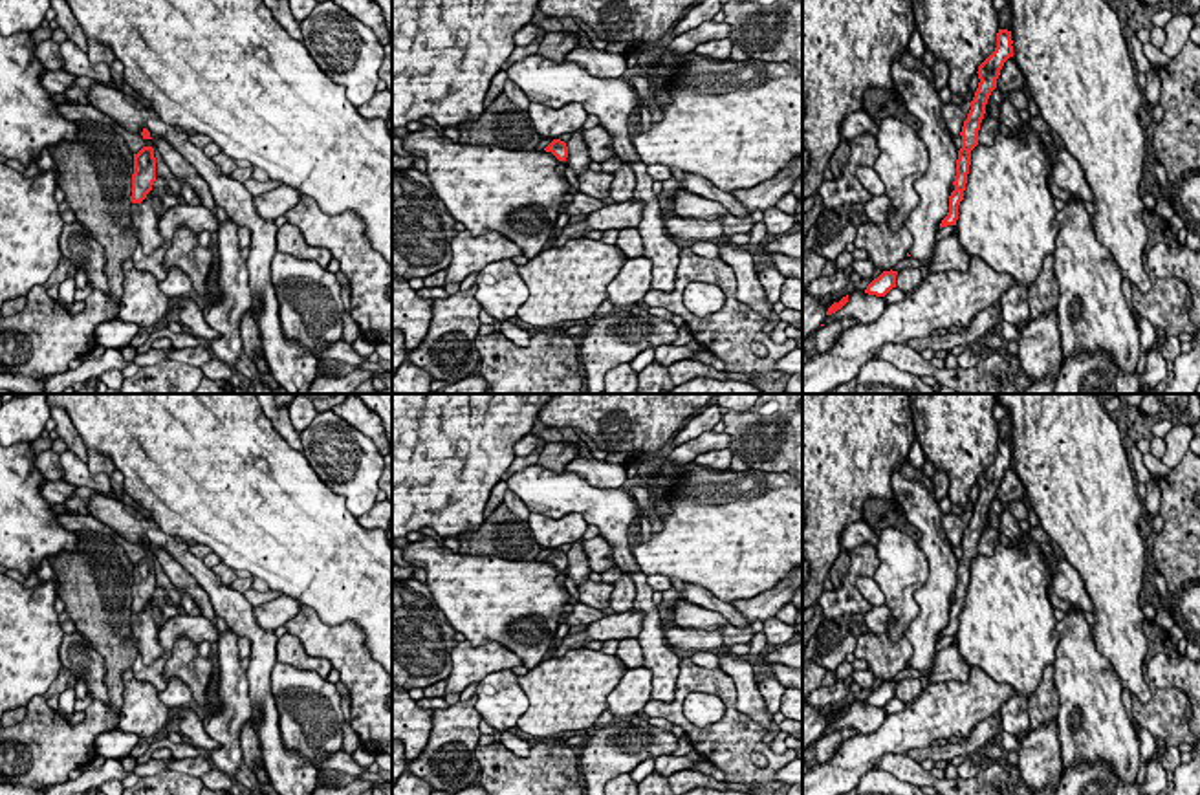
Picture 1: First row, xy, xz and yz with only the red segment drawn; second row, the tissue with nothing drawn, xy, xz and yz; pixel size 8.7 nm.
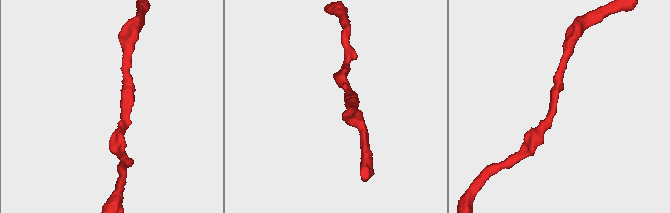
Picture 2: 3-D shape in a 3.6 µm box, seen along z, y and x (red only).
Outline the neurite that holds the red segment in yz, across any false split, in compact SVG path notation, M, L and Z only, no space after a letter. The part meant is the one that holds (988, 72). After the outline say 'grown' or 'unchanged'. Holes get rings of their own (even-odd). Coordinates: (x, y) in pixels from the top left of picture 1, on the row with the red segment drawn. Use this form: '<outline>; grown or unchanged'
M998 29L997 33L997 48L995 51L978 66L978 88L975 92L975 97L971 101L971 110L967 114L967 119L962 126L962 148L958 150L956 159L956 176L955 176L955 191L949 196L949 212L942 220L940 229L947 225L956 225L958 220L958 205L964 200L964 191L967 183L969 165L971 165L971 150L978 145L978 130L980 123L986 114L986 104L991 95L991 92L997 88L997 79L1000 75L1000 70L1004 62L1013 57L1013 40L1011 31Z; unchanged

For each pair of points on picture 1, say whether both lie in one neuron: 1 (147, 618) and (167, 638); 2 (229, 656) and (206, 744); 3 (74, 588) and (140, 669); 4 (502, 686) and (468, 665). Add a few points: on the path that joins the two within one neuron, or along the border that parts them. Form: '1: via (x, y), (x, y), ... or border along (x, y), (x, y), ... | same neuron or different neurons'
1: border along (167, 621), (160, 631), (162, 653), (145, 665) | different neurons
2: border along (200, 720), (206, 733), (217, 744), (207, 755) | different neurons
3: border along (138, 654), (130, 667) | different neurons
4: border along (510, 669), (499, 669), (477, 682) | different neurons

